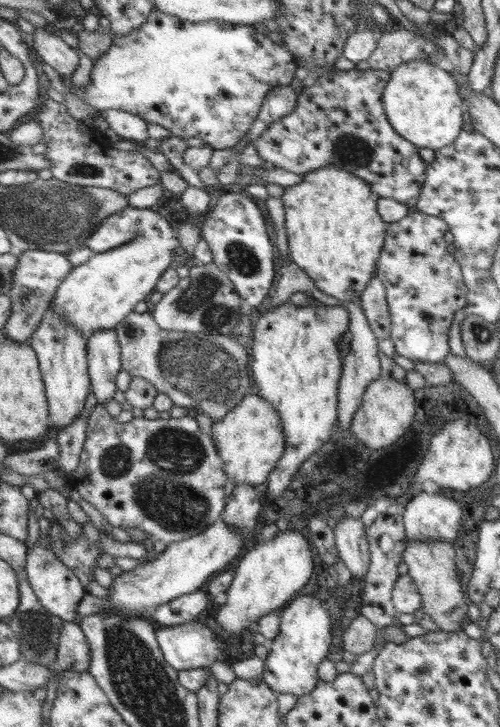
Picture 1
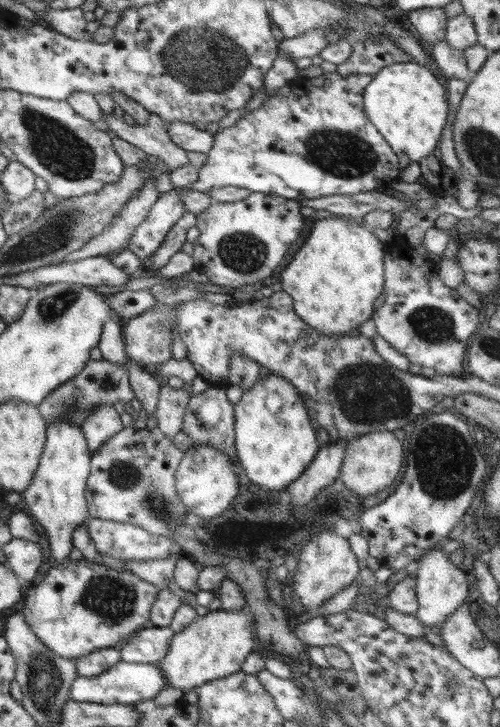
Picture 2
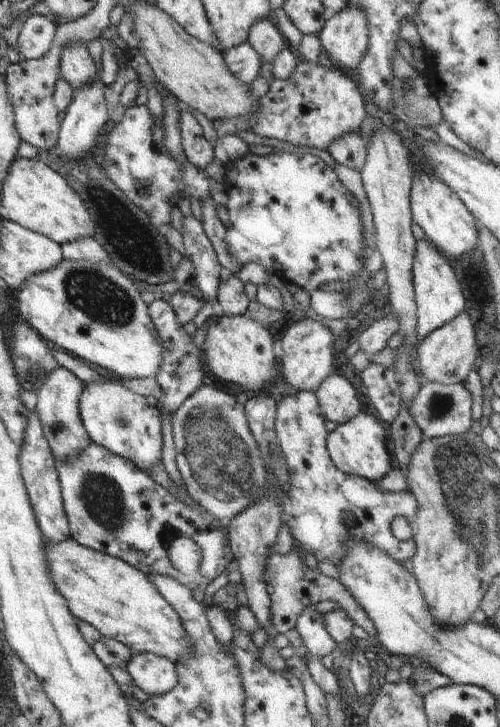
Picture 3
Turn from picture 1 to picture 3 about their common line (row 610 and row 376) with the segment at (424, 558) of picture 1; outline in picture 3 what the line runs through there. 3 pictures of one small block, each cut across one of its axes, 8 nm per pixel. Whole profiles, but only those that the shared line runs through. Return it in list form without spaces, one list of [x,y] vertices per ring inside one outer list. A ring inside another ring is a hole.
[[[458,313],[452,320],[430,332],[417,347],[420,372],[430,381],[443,385],[455,385],[466,381],[468,373],[479,363],[481,352],[476,345],[474,324],[469,314]]]

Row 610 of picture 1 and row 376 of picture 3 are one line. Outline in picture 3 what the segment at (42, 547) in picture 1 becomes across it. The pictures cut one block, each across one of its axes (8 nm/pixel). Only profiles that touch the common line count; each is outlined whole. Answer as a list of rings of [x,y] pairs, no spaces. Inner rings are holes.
[[[58,366],[45,377],[44,383],[36,392],[38,402],[34,412],[38,413],[44,436],[58,461],[75,459],[81,450],[93,444],[79,415],[78,401],[84,385],[71,371]]]

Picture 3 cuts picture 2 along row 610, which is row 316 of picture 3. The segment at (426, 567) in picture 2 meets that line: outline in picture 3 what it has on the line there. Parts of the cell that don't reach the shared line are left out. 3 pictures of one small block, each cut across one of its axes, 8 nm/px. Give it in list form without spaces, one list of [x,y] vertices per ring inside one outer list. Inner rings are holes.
[[[428,239],[417,240],[413,260],[413,287],[417,304],[417,329],[414,350],[433,330],[440,328],[458,313],[464,312],[464,300],[461,285],[455,270],[446,258]]]

